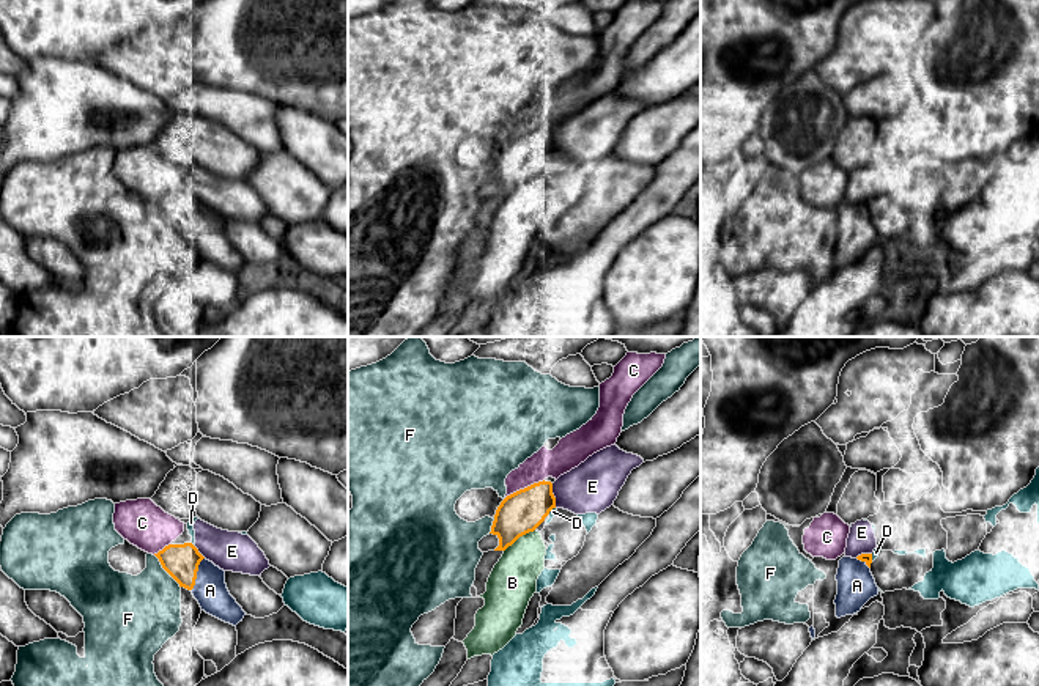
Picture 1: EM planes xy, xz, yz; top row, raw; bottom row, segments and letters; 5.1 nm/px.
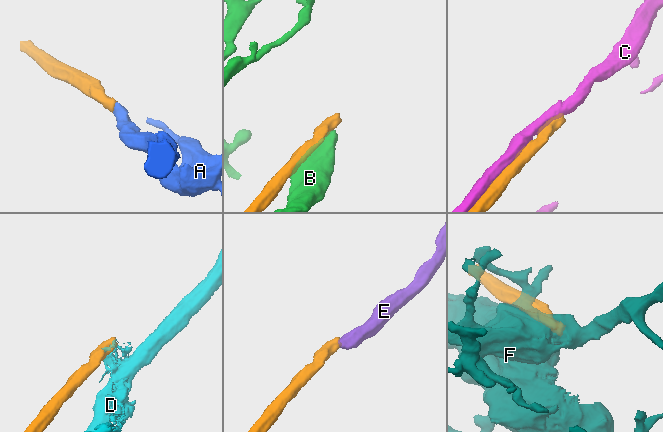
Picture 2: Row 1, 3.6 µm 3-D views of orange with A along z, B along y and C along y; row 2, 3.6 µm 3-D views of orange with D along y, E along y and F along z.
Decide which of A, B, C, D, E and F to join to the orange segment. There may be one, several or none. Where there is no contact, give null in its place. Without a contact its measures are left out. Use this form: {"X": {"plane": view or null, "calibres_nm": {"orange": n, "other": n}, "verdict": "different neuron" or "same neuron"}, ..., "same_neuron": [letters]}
{"A": {"plane": "xy", "calibres_nm": {"orange": 180, "other": 170}, "verdict": "same neuron"}, "B": {"plane": "xz", "calibres_nm": {"orange": 220, "other": 240}, "verdict": "different neuron"}, "C": {"plane": "xz", "calibres_nm": {"orange": 220, "other": 150}, "verdict": "different neuron"}, "D": {"plane": "xy", "calibres_nm": {"orange": 180, "other": 40}, "verdict": "different neuron"}, "E": {"plane": "xz", "calibres_nm": {"orange": 220, "other": 260}, "verdict": "different neuron"}, "F": {"plane": "xy", "calibres_nm": {"orange": 180, "other": 380}, "verdict": "different neuron"}, "same_neuron": ["A"]}

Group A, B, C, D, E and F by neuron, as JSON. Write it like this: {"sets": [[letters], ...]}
{"sets": [["A"], ["B"], ["C"], ["D"], ["E"], ["F"]]}

